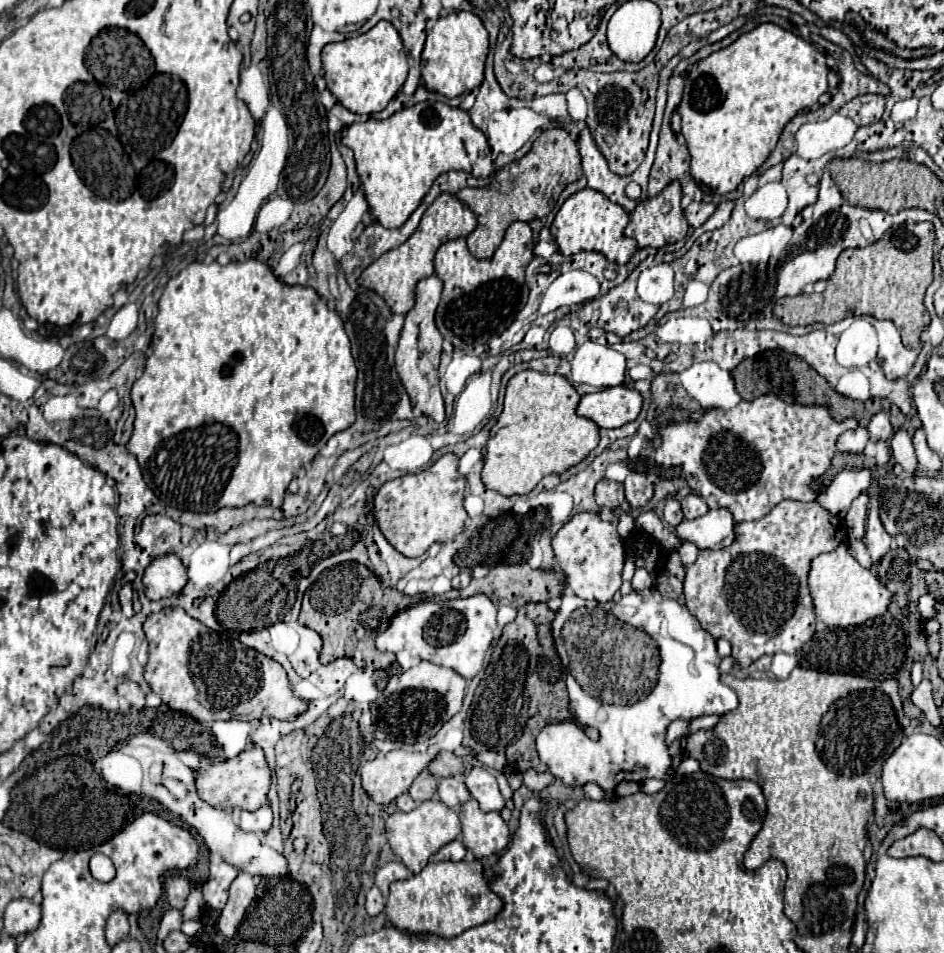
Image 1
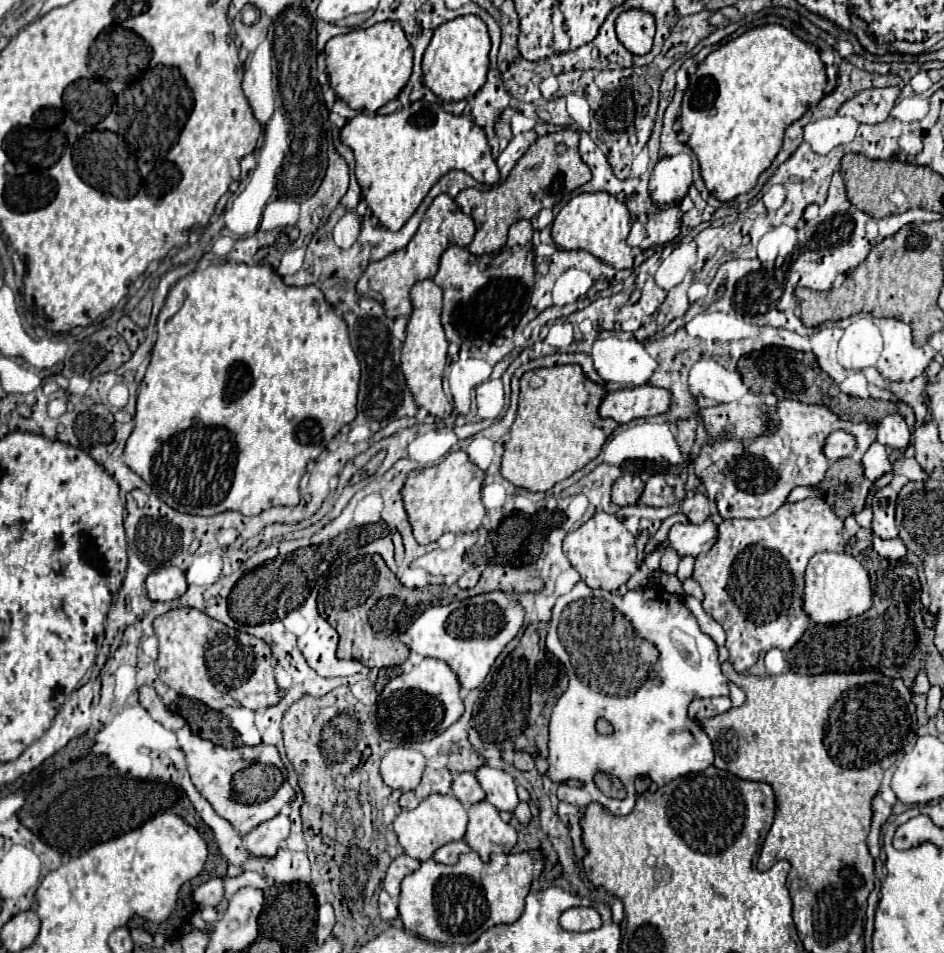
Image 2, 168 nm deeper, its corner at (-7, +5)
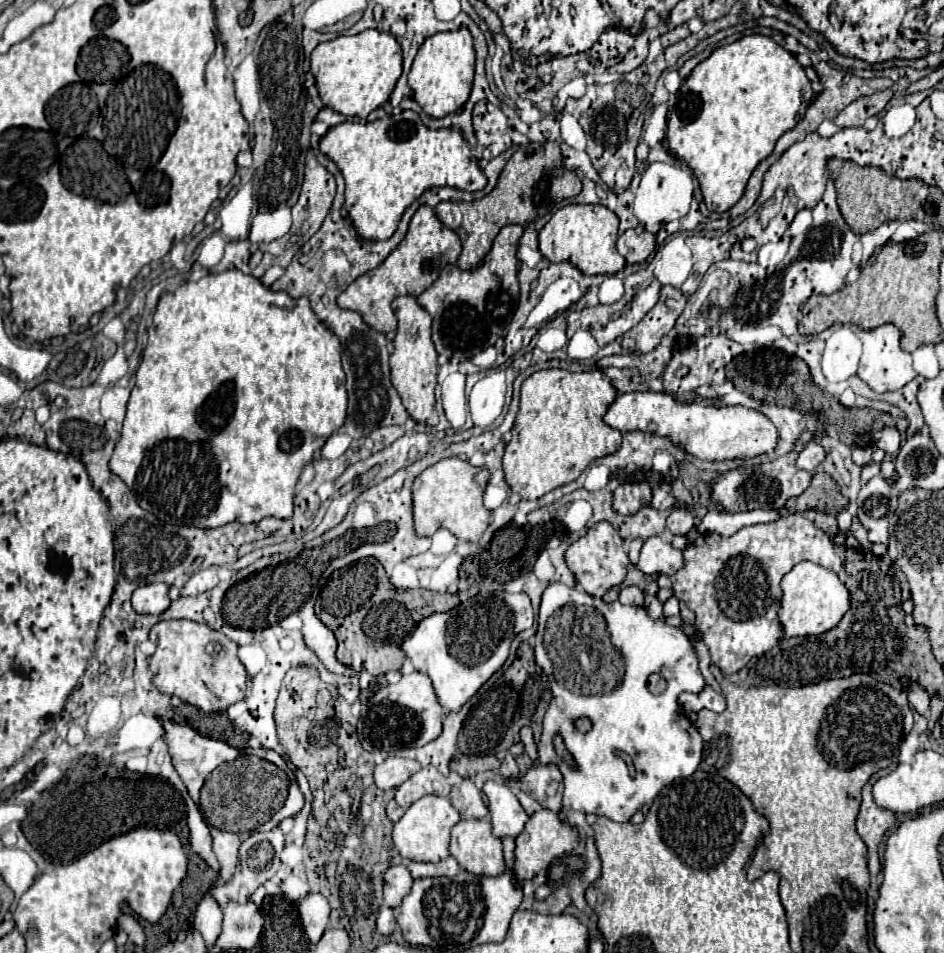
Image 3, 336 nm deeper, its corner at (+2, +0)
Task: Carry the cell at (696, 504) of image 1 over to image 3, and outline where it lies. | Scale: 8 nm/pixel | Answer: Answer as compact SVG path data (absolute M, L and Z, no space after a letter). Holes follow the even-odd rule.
M676 507L670 513L666 527L670 529L672 535L686 535L694 527L694 521L696 521L696 517L688 507Z

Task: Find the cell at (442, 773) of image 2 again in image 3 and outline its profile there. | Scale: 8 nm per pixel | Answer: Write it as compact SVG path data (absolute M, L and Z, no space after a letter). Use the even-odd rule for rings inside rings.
M426 765L396 789L394 799L402 809L408 809L414 801L430 793L446 797L450 793L450 783L436 767Z

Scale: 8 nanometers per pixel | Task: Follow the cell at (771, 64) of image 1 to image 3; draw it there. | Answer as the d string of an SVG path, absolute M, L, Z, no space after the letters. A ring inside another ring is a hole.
M742 37L734 43L718 47L708 59L694 67L690 77L682 81L676 103L668 111L666 137L670 141L670 151L678 159L686 161L688 167L694 171L704 195L704 203L710 211L724 213L742 197L756 165L772 153L778 137L790 131L802 119L802 113L810 105L812 97L814 93L810 89L804 67L772 37Z

